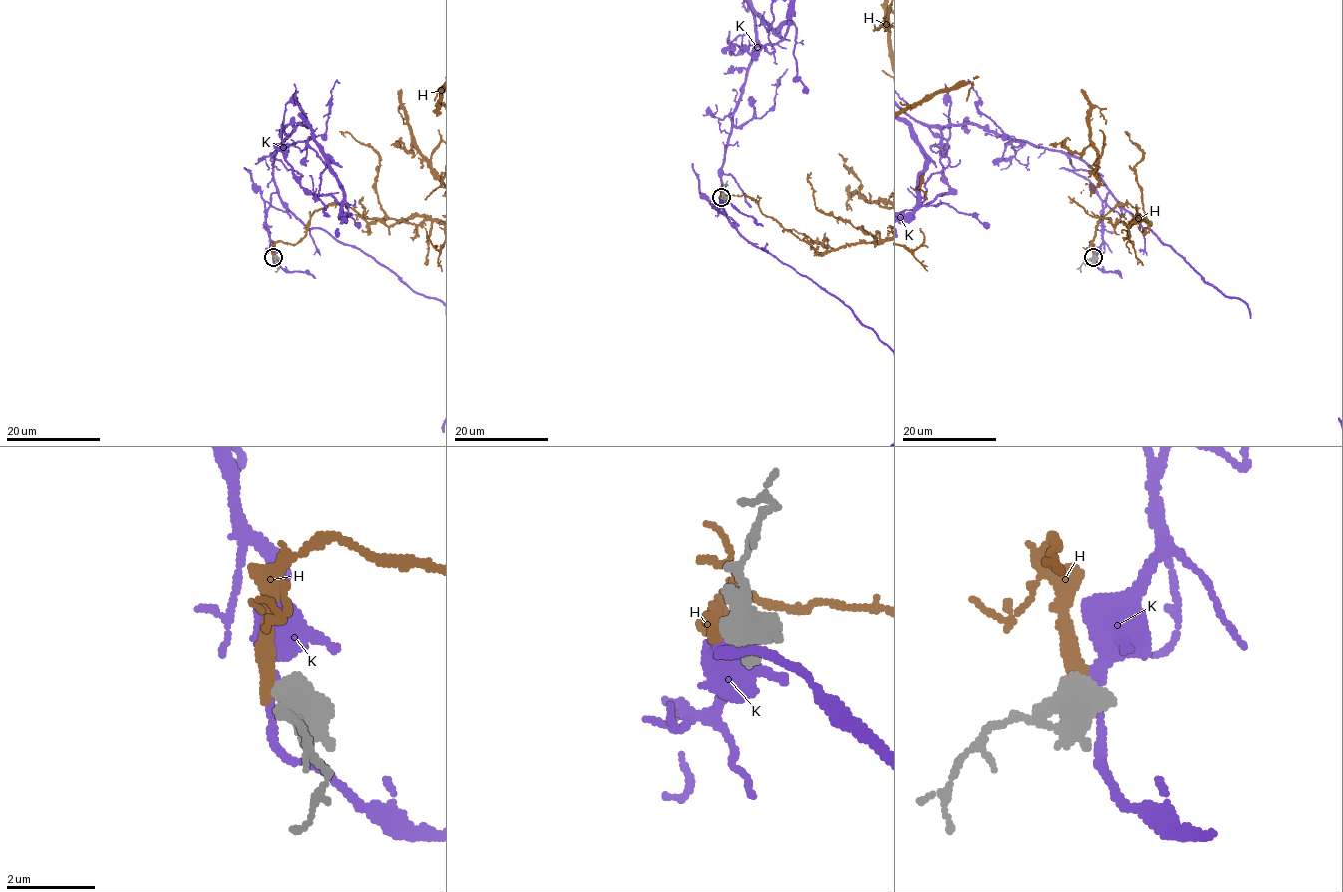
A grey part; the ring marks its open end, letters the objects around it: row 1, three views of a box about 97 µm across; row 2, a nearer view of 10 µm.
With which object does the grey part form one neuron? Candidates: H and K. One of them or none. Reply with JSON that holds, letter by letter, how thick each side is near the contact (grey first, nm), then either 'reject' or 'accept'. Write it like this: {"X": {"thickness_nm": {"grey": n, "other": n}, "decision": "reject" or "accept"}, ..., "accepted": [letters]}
{"H": {"thickness_nm": {"grey": 480, "other": 400}, "decision": "reject"}, "K": {"thickness_nm": {"grey": 650, "other": 240}, "decision": "reject"}, "accepted": []}

